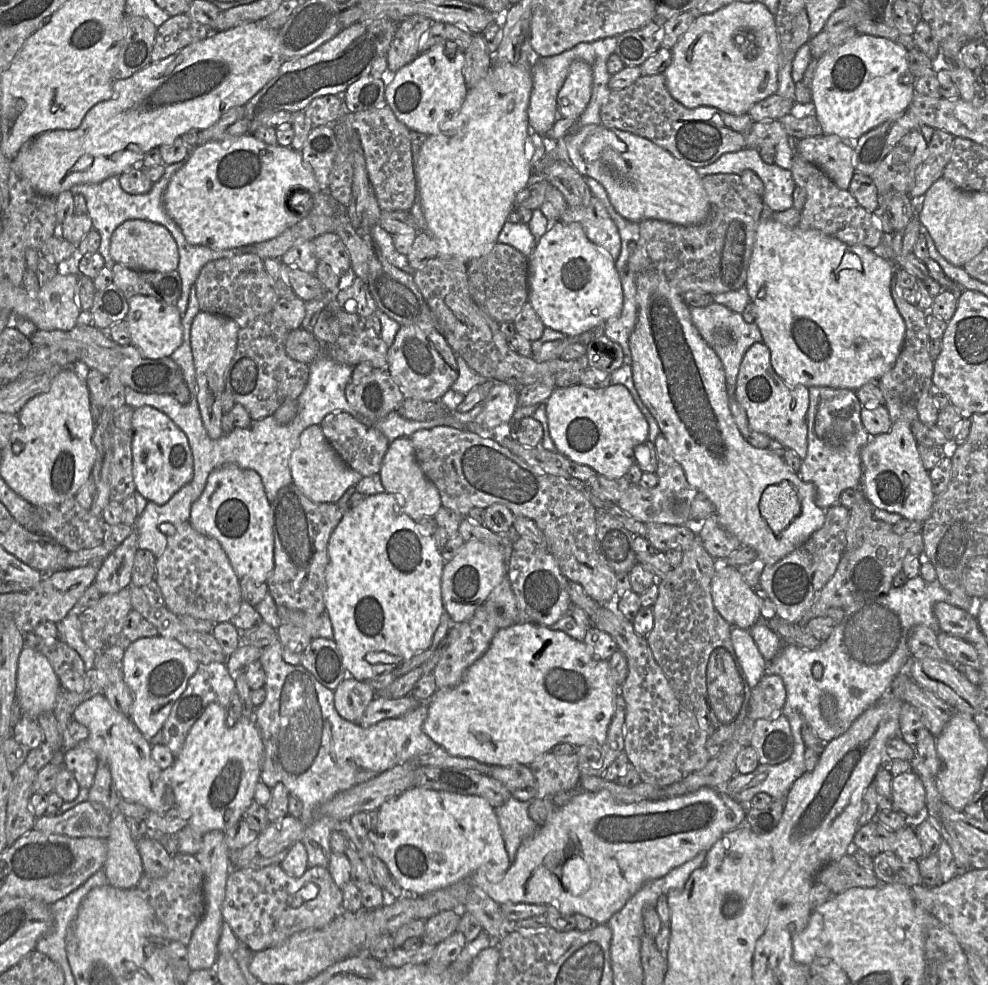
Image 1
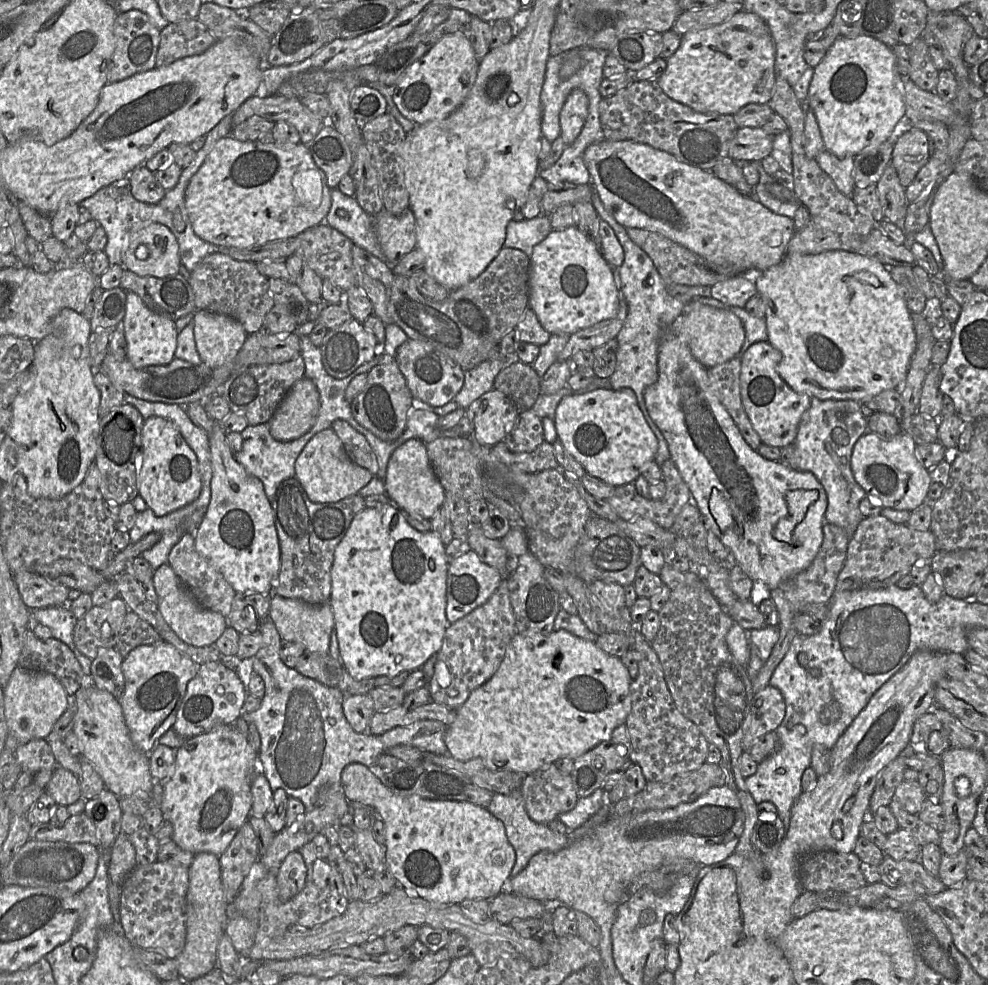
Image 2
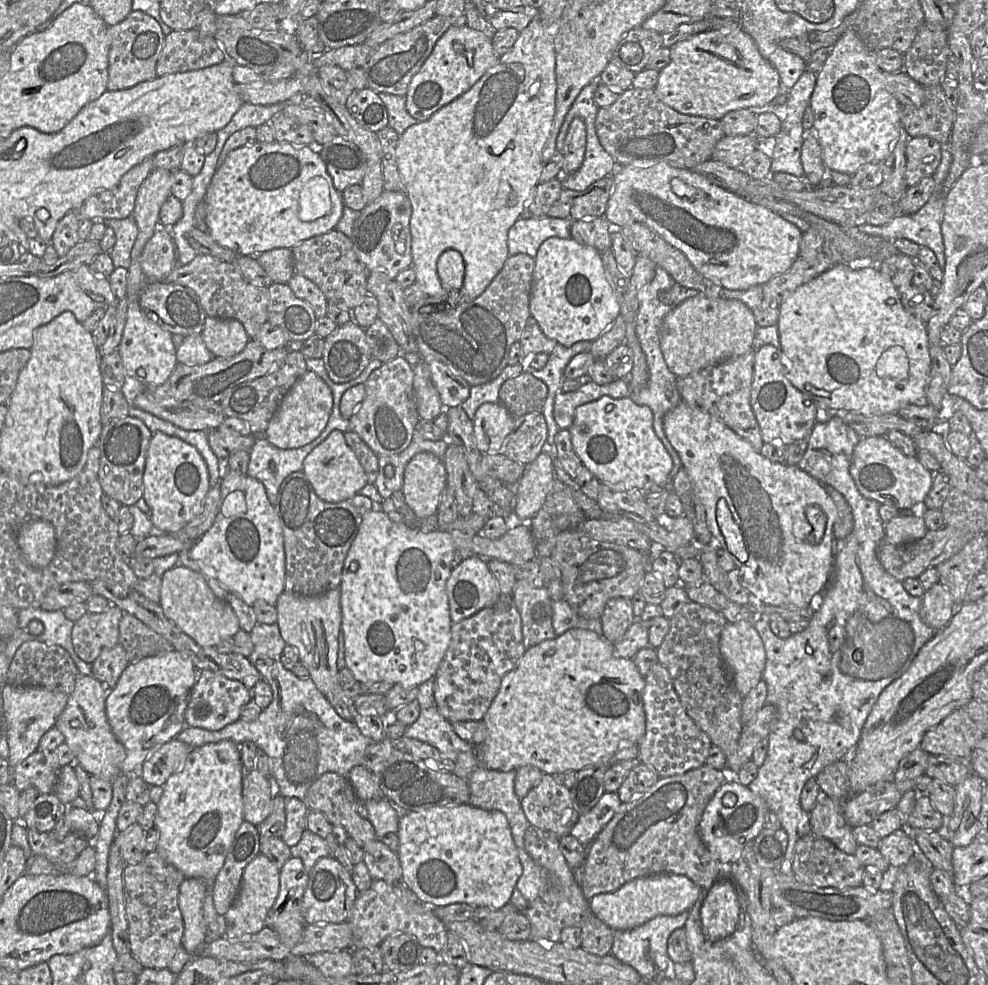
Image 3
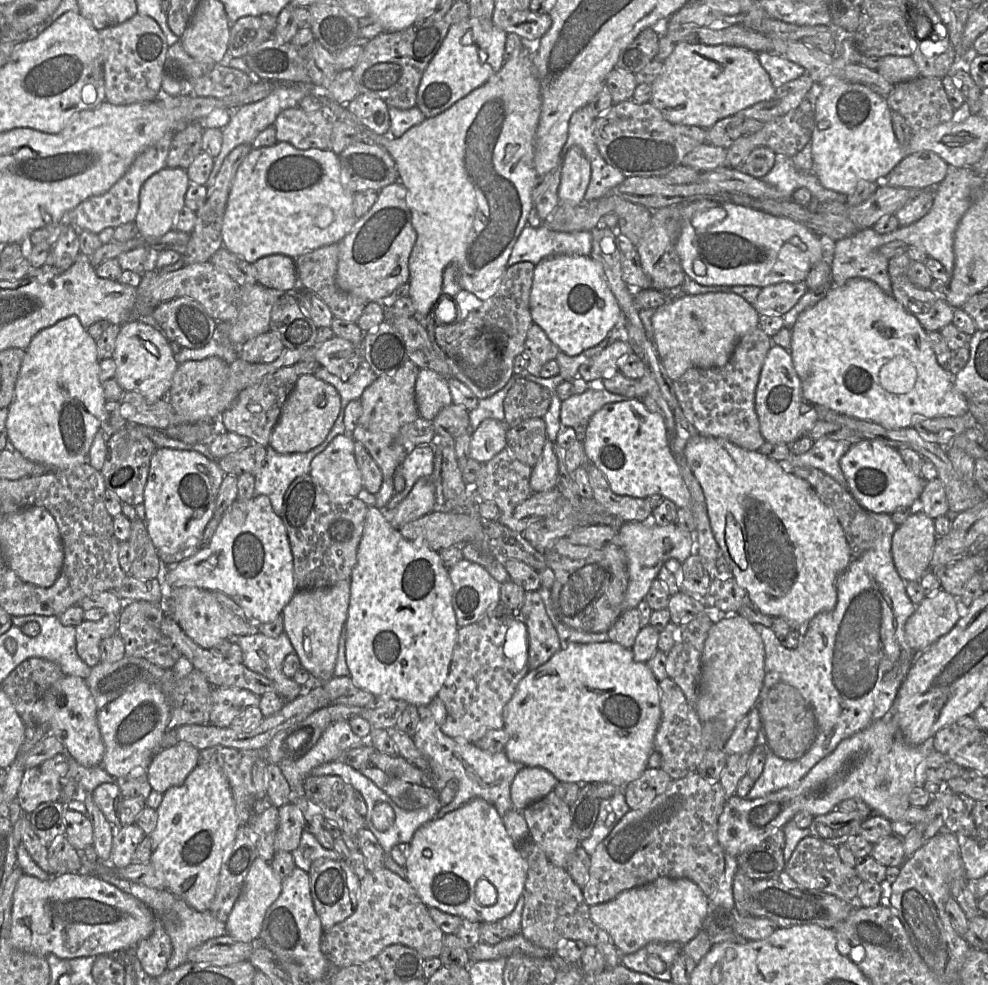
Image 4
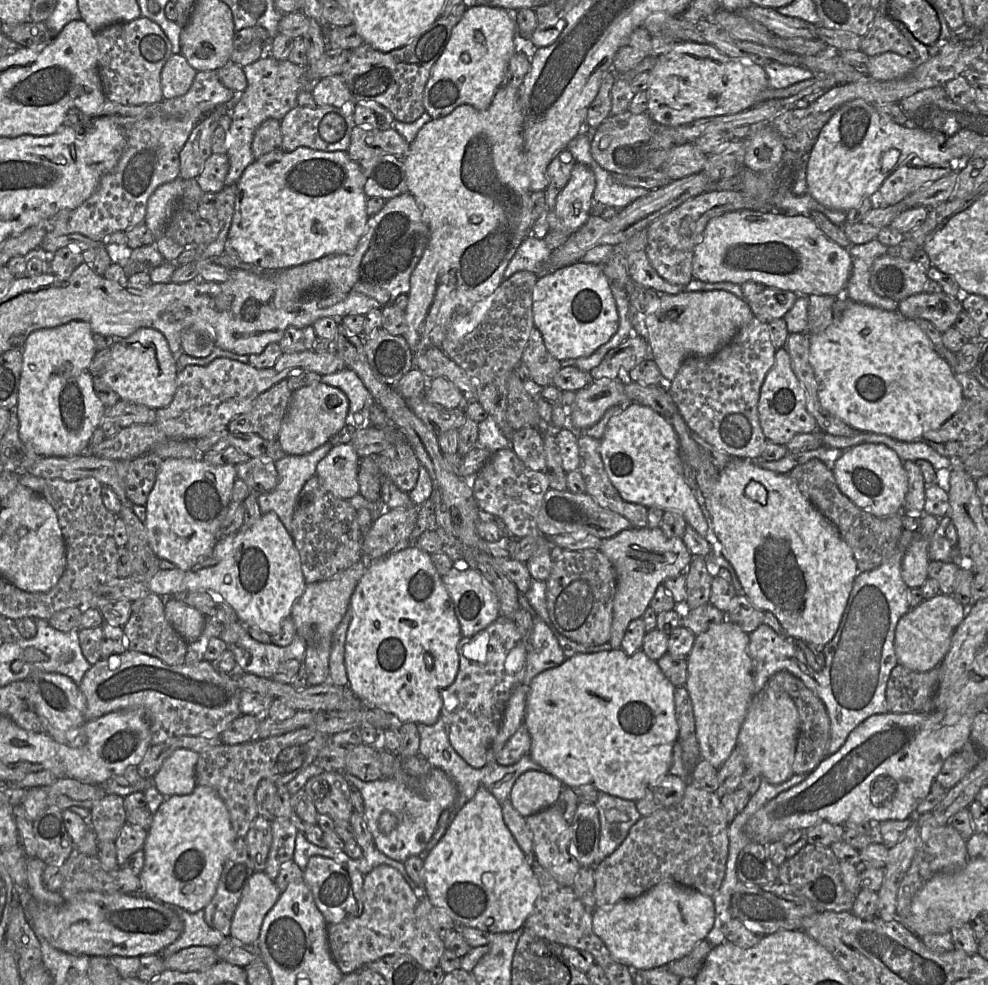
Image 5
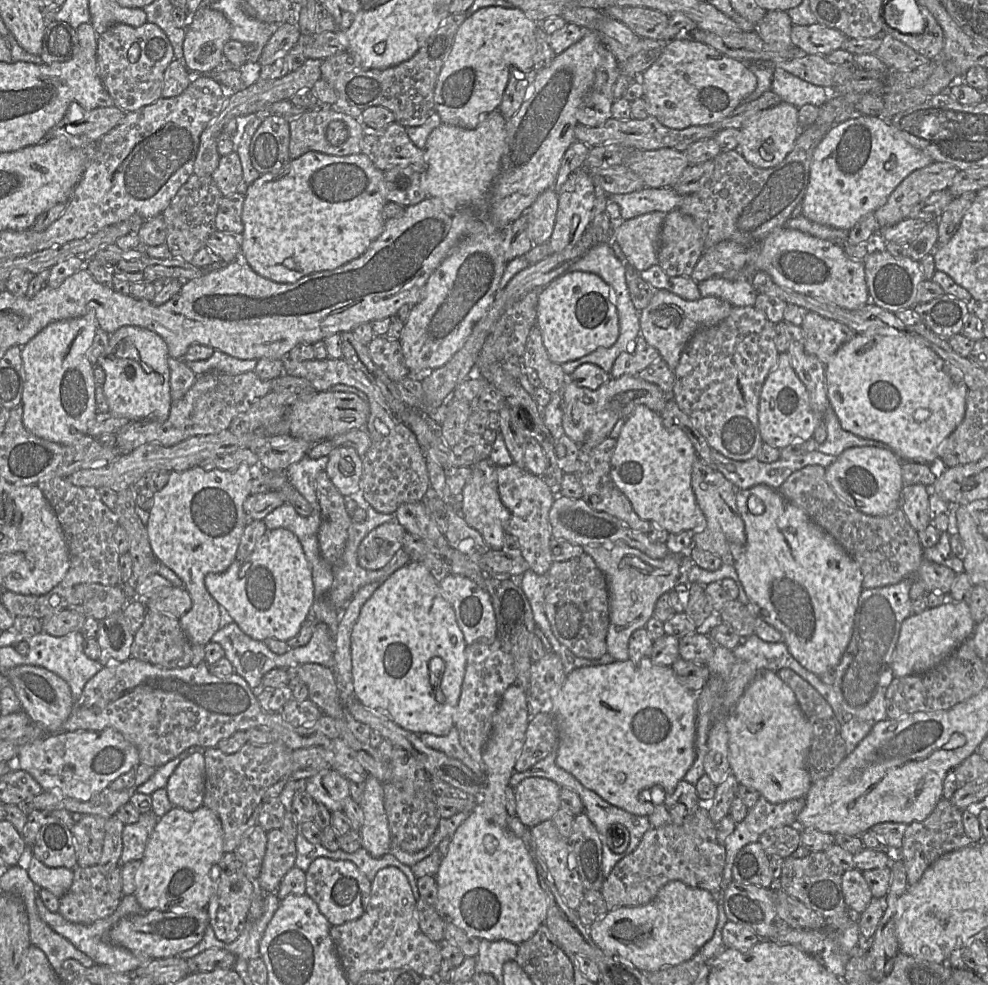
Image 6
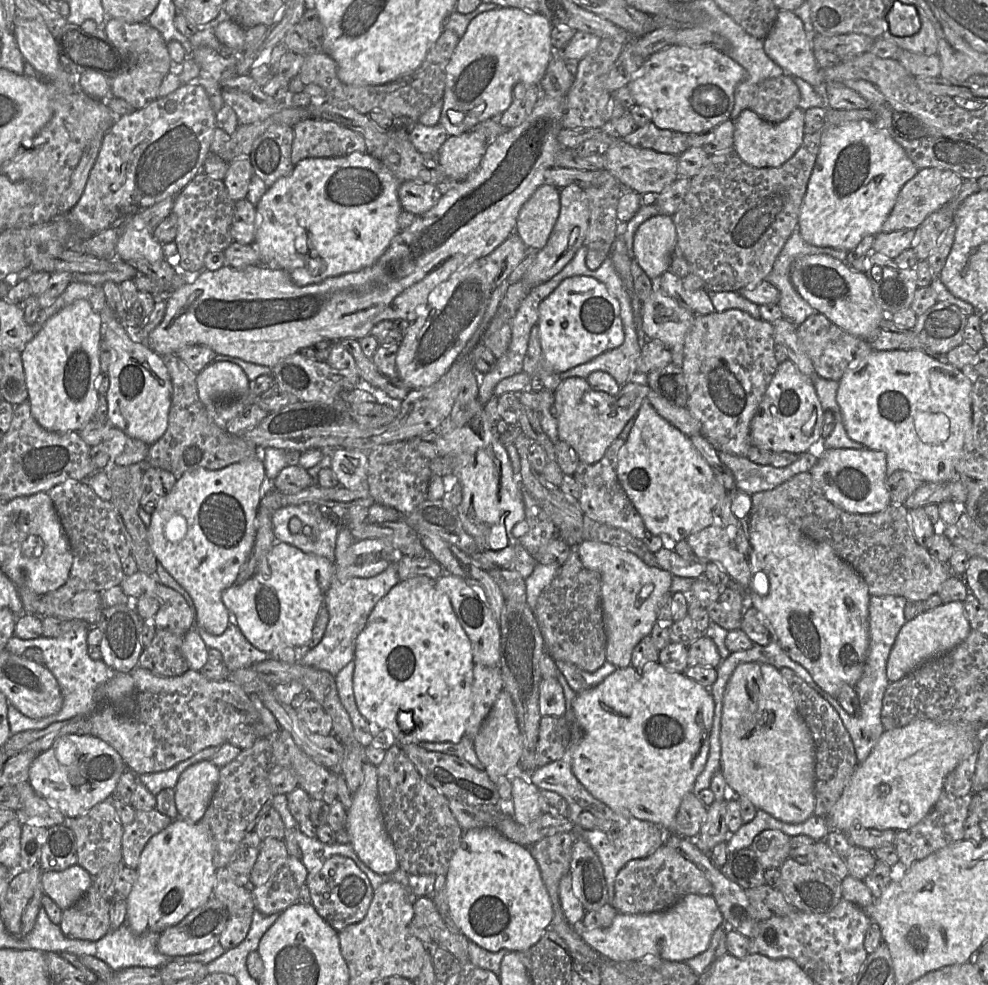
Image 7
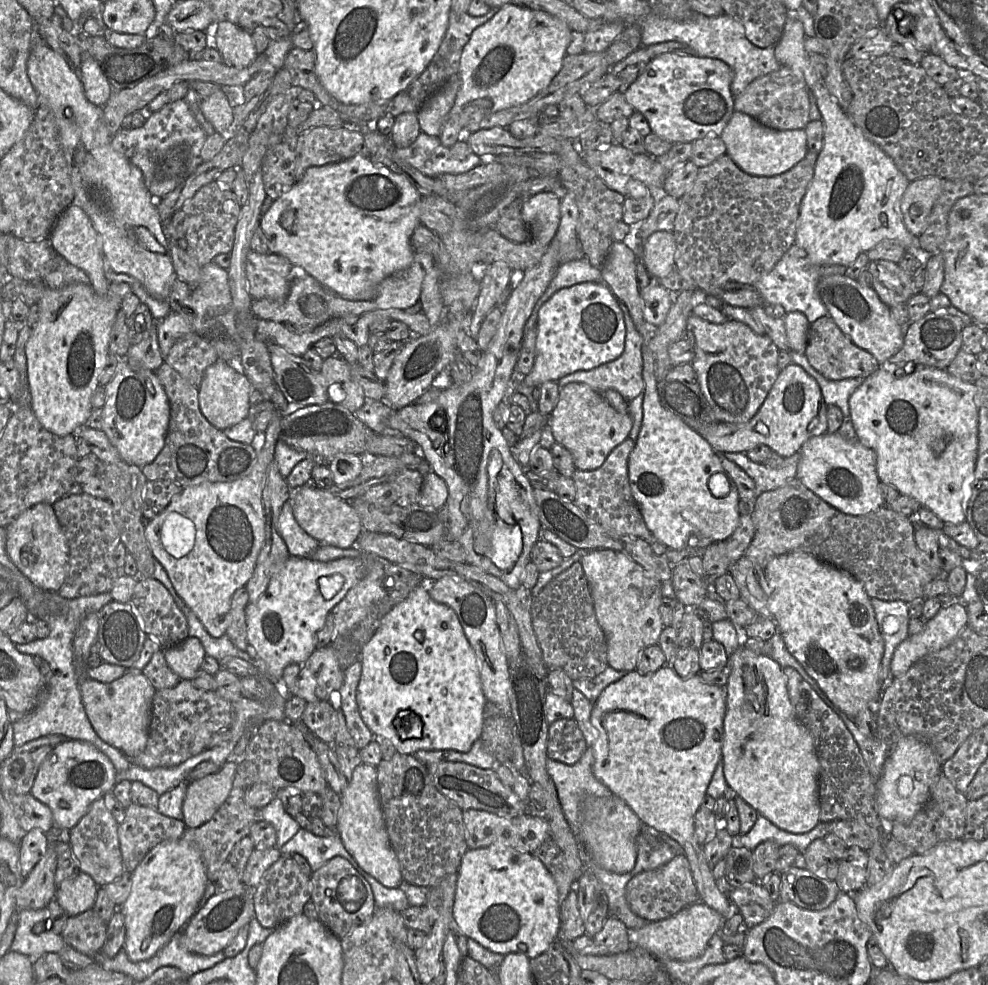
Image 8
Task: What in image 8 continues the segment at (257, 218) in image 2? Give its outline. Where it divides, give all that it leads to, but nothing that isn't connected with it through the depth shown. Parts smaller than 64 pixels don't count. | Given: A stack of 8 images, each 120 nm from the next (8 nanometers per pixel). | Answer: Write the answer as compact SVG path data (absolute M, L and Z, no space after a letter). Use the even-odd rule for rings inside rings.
M357 154L348 160L338 163L308 168L300 181L296 182L288 191L273 201L269 210L261 216L260 228L269 241L272 254L283 256L293 266L301 267L327 290L352 301L371 300L376 294L378 285L385 278L405 271L414 260L415 252L411 246L411 236L415 228L421 224L420 199L420 193L404 176L393 172L384 165L377 165L369 157Z

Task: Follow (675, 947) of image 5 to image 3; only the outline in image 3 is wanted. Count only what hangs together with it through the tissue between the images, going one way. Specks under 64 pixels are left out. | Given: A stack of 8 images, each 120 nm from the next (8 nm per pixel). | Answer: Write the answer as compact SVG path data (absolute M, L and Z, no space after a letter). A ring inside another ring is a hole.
M656 874L631 880L614 892L592 897L588 903L592 914L613 931L629 930L657 916L676 916L688 912L701 893L702 889L685 876Z

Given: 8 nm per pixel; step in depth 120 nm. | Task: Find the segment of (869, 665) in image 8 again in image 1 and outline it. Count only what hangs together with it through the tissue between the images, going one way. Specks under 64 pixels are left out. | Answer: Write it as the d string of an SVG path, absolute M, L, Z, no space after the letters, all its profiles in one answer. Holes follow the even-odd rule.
M653 267L636 279L637 320L629 337L632 355L632 376L635 388L647 409L667 439L674 458L682 466L691 486L707 496L715 506L718 522L735 535L743 546L753 548L758 560L773 565L802 545L825 521L826 511L815 504L816 487L804 482L783 460L768 448L759 449L741 435L729 407L727 384L722 362L715 351L701 337L690 318L689 307L682 295L672 289ZM789 482L797 491L801 503L800 514L776 535L761 514L764 490L774 484Z

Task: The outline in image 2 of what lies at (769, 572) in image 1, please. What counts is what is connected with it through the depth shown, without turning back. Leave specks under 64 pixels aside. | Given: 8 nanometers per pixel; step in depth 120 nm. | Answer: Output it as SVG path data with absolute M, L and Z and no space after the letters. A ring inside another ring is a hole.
M831 523L824 524L823 542L810 566L771 590L771 599L776 605L780 619L779 639L768 660L764 663L755 680L752 681L754 694L769 685L774 670L787 653L793 638L798 635L794 622L796 617L801 614L803 607L812 603L828 603L831 600L839 573L846 559L849 541L850 537L842 528Z

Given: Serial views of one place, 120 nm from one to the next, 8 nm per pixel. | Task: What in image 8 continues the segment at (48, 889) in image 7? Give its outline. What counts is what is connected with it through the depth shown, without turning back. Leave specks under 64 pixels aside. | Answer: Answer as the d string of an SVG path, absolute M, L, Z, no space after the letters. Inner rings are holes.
M80 871L56 887L54 899L67 915L76 916L93 908L98 887L88 874Z

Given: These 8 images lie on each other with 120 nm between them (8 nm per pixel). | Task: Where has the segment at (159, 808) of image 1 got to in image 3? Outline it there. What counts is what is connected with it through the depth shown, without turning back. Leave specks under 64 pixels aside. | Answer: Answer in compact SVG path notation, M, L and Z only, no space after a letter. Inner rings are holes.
M80 675L55 727L64 735L65 742L73 751L76 761L89 774L112 782L121 773L120 767L126 751L113 734L106 716L108 690L109 688L93 676Z

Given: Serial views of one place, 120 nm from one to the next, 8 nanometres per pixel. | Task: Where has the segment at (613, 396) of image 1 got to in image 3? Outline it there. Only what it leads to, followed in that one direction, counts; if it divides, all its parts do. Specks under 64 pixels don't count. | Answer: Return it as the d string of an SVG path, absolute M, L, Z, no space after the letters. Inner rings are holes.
M602 396L577 407L568 430L574 451L600 482L618 491L642 490L649 484L670 490L669 475L673 462L655 433L653 413L648 406L635 403L629 396L618 399Z

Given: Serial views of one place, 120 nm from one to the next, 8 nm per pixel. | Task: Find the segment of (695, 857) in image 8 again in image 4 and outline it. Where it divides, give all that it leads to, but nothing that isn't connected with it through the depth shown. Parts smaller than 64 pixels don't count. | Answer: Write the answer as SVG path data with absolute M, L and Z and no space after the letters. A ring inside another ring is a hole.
M593 642L587 644L570 643L566 649L560 649L546 663L536 669L529 670L519 681L515 692L503 711L503 729L508 740L504 748L507 758L520 762L526 767L539 767L550 772L558 782L574 782L579 788L585 783L611 783L618 789L638 779L647 768L647 762L654 751L654 737L661 720L659 686L657 679L645 663L633 658L632 650L611 642Z

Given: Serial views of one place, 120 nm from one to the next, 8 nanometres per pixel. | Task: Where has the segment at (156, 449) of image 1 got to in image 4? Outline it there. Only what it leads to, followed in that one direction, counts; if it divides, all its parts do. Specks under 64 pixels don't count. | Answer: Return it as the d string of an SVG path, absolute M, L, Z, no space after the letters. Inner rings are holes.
M158 448L150 461L149 474L144 488L145 525L157 550L176 553L183 546L194 546L201 539L207 524L214 516L216 498L225 473L218 461L208 459L192 450Z

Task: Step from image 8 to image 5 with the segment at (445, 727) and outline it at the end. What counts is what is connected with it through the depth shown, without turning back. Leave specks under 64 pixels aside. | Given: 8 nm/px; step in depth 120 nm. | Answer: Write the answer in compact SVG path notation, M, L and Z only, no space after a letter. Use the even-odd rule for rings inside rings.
M409 546L396 553L391 553L373 560L365 570L351 596L350 607L352 609L352 620L347 631L345 642L345 666L349 679L348 686L364 703L364 708L379 708L395 715L402 723L435 724L441 714L442 692L455 681L459 671L458 643L462 635L460 624L454 611L453 601L445 588L442 577L436 571L431 560L431 555L416 546ZM427 656L431 656L434 661L432 668L428 668L426 665Z

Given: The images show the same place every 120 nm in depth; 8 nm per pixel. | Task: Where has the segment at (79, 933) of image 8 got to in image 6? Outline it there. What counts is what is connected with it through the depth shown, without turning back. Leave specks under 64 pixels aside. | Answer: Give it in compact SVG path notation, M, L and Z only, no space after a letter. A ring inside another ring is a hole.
M97 865L73 869L73 882L69 890L60 898L59 913L68 921L81 924L92 924L107 918L119 906L121 899L114 897L108 889L106 876Z

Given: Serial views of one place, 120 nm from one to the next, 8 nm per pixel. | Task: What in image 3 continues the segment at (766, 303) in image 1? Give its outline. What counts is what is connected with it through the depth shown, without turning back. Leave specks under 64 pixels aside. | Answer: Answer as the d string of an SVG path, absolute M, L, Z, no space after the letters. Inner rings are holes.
M847 264L831 266L821 275L798 287L780 304L777 326L780 349L783 354L784 375L795 388L811 397L816 404L824 405L832 410L856 412L866 416L897 413L899 409L909 404L927 405L926 391L930 382L932 361L926 325L904 308L893 283L878 267L853 269Z

